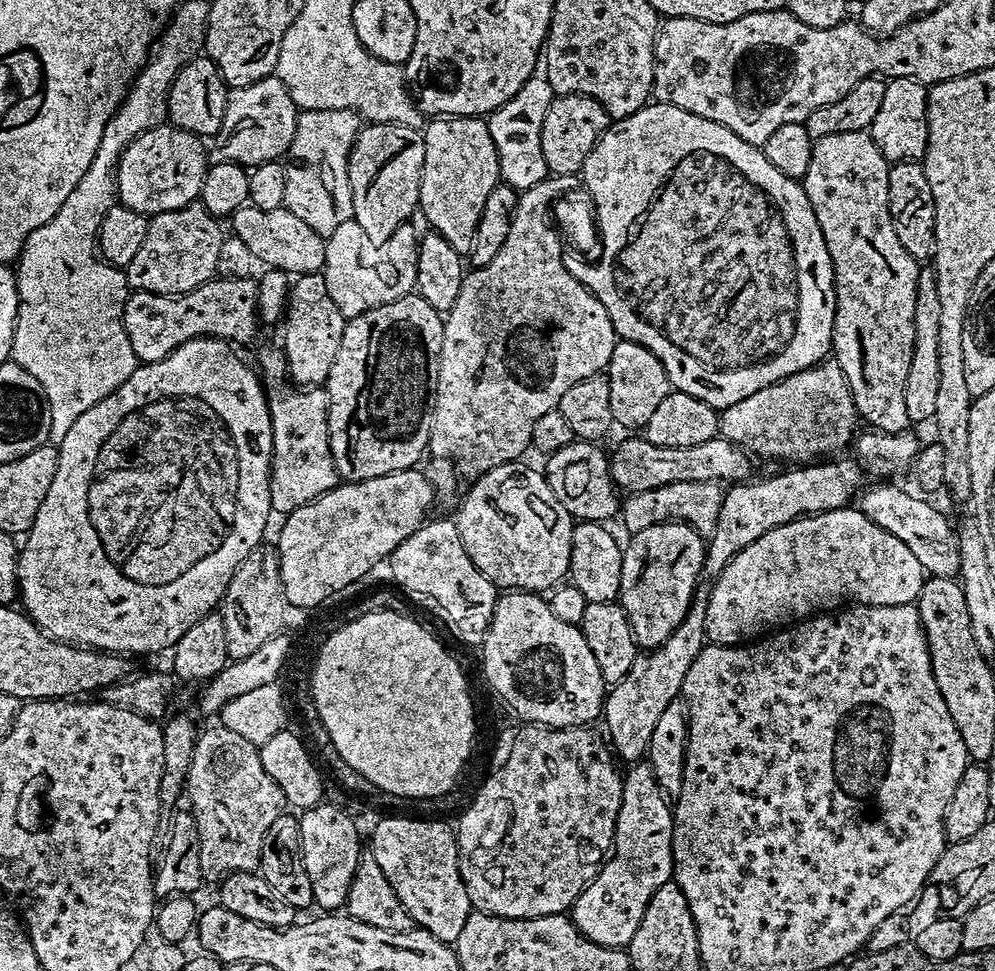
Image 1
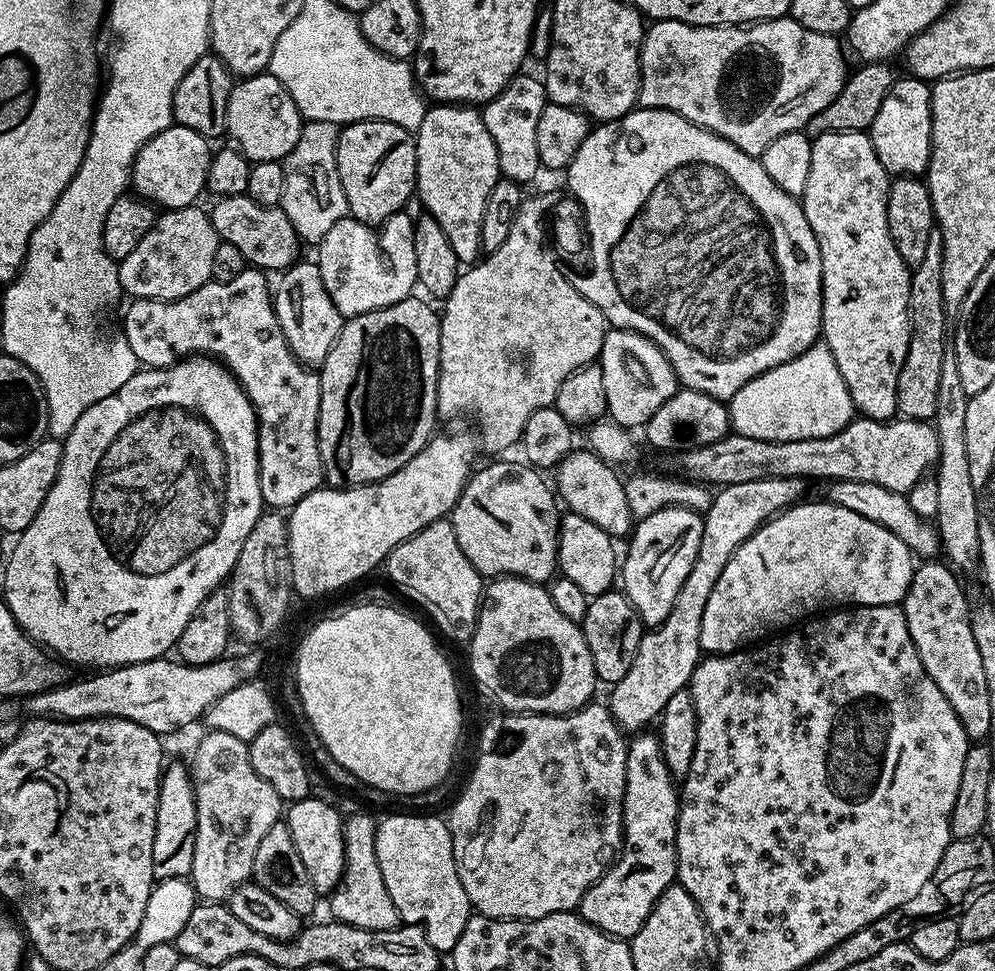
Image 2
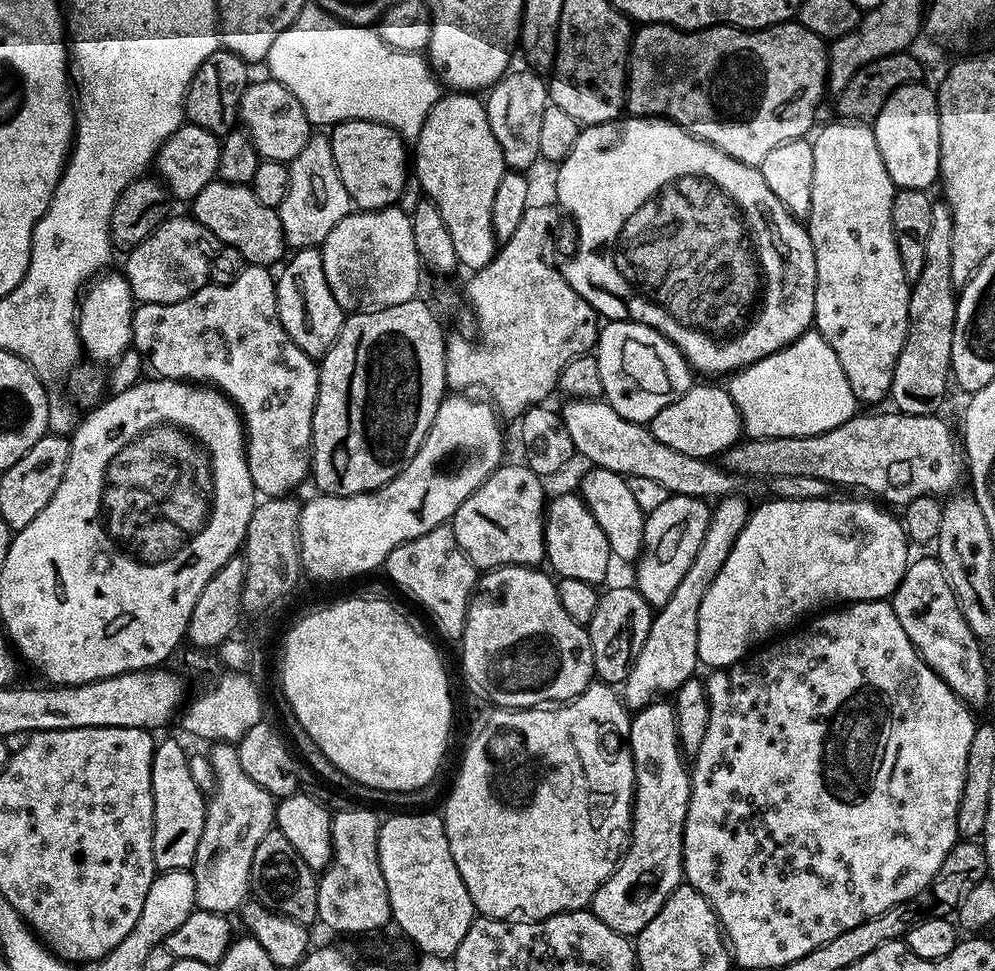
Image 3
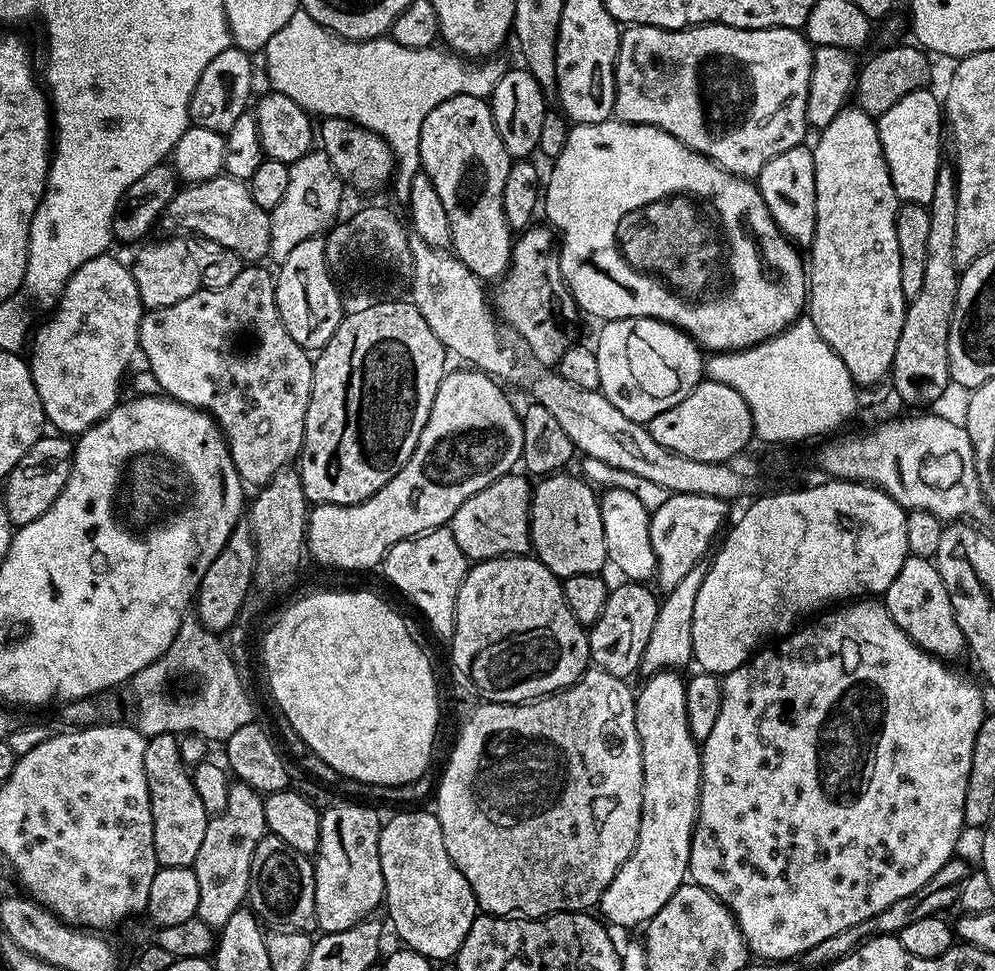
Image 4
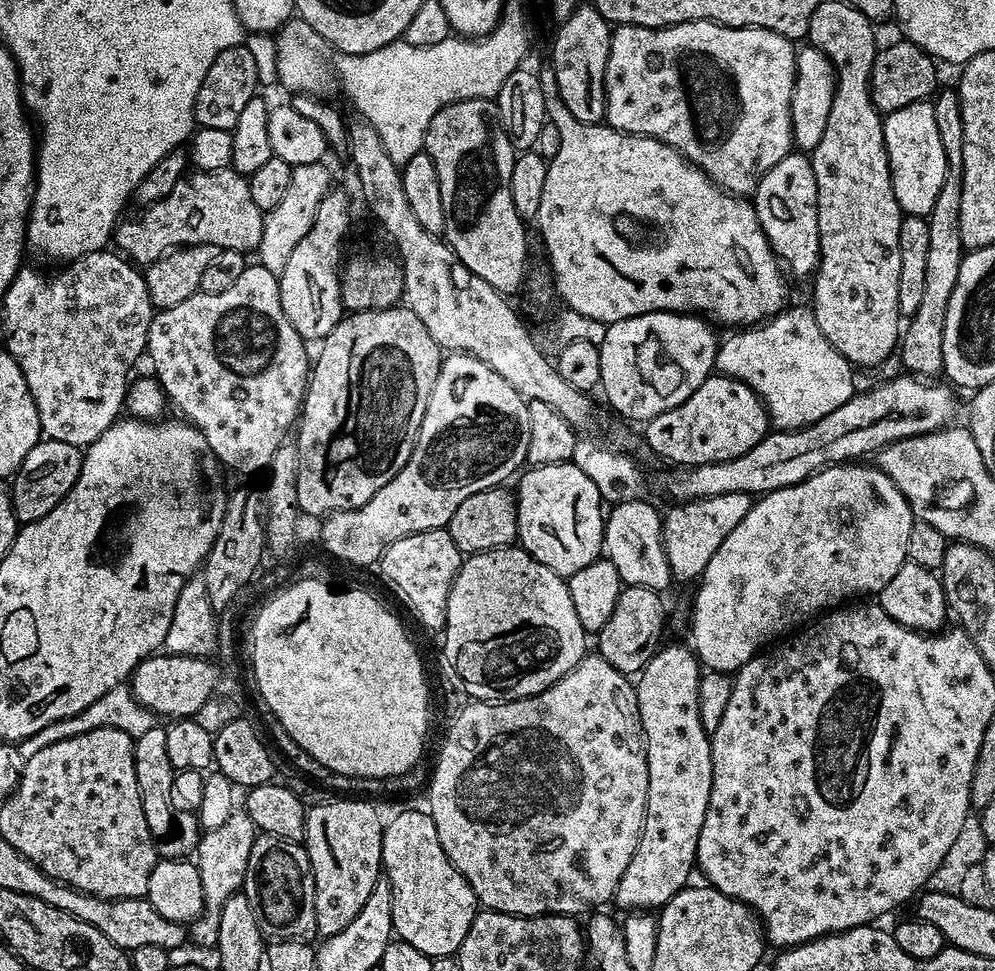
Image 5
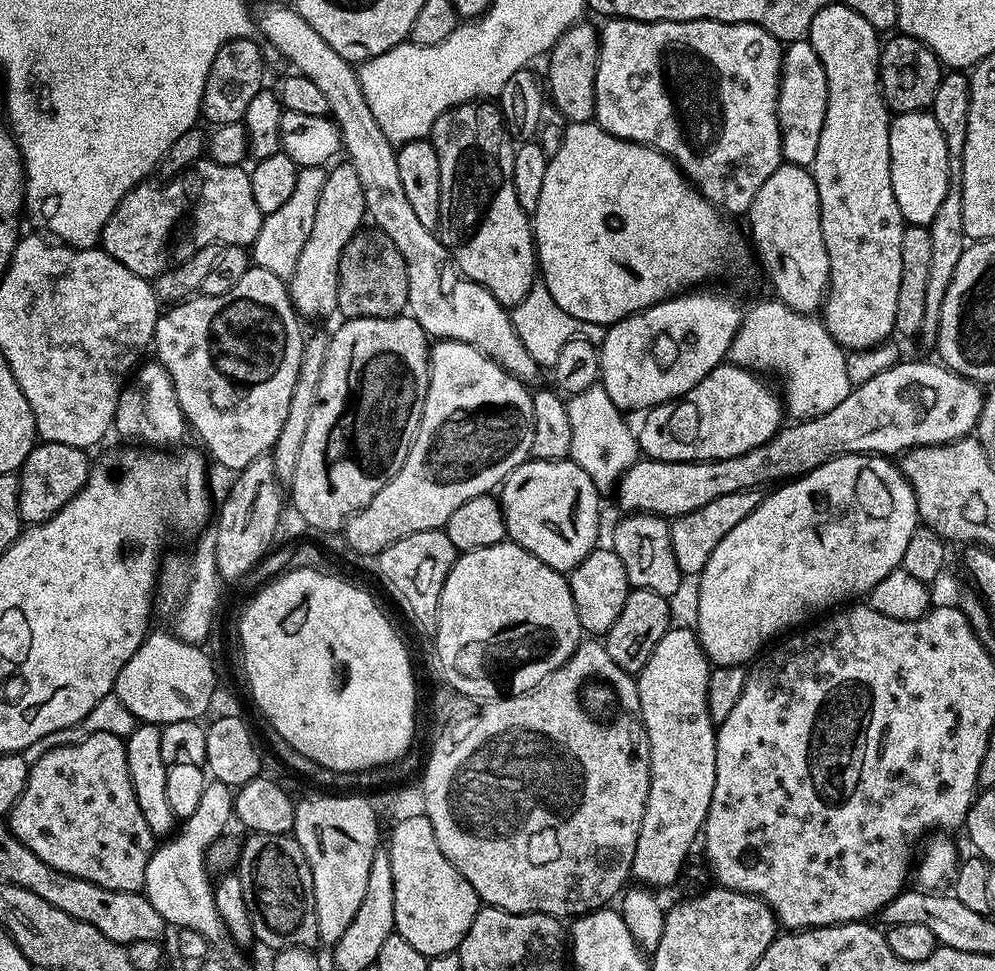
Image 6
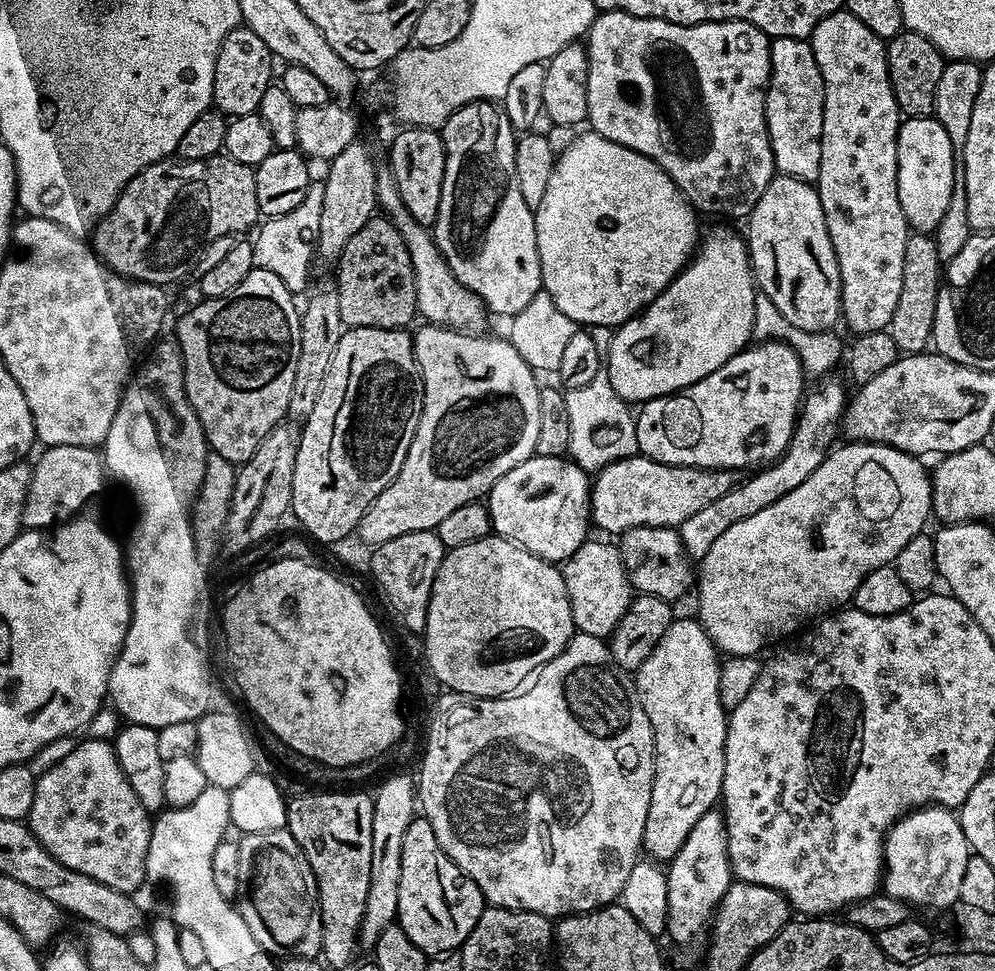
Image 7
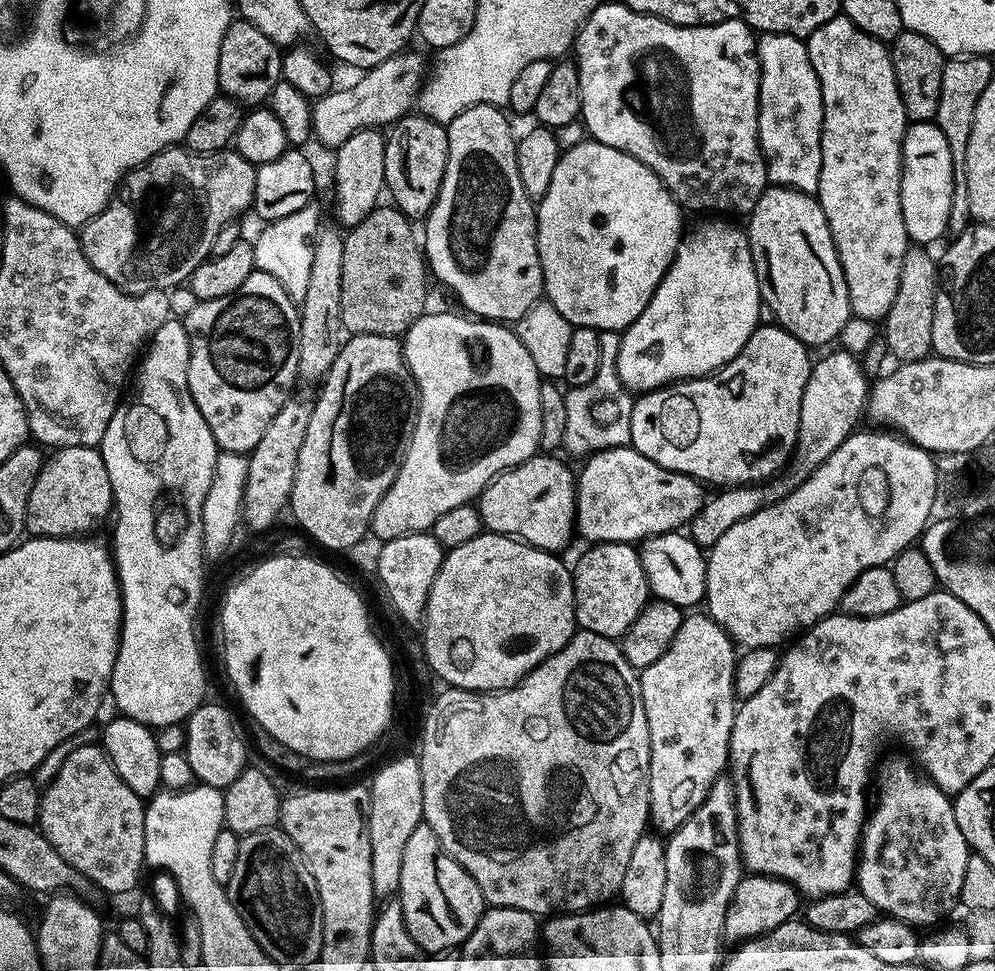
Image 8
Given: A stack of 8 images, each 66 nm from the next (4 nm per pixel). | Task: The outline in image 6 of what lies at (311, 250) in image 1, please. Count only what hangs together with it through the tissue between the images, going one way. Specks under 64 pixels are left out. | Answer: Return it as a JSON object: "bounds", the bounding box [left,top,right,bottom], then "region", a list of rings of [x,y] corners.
{"bounds":[99,158,265,281],"region":[[[208,158],[171,177],[165,188],[141,182],[124,195],[114,214],[110,214],[99,247],[110,258],[122,262],[126,270],[155,281],[169,268],[211,244],[250,246],[258,238],[265,217],[258,210],[258,202],[254,202],[251,181],[247,167],[222,166]]]}

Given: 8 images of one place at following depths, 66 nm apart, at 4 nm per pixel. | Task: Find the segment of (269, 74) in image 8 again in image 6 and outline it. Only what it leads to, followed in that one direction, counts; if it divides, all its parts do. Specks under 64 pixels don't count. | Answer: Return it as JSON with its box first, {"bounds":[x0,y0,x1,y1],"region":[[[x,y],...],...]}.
{"bounds":[200,36,265,126],"region":[[[247,36],[228,40],[220,47],[218,54],[214,54],[200,103],[203,119],[208,119],[212,126],[241,123],[246,114],[246,106],[250,106],[254,94],[265,87],[264,56],[256,42]]]}

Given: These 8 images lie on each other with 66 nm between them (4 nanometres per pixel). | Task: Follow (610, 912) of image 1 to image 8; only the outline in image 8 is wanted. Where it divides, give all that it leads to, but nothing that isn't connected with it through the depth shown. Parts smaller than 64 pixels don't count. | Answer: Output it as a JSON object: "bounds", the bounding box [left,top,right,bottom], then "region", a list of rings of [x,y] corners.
{"bounds":[639,610,738,833],"region":[[[696,610],[685,615],[666,654],[662,654],[658,662],[650,662],[650,666],[639,673],[642,706],[646,710],[646,722],[650,730],[648,819],[657,833],[677,832],[682,822],[686,822],[686,818],[690,818],[690,814],[702,806],[706,794],[710,794],[710,786],[714,786],[714,782],[721,779],[729,767],[728,747],[738,707],[734,690],[737,659],[737,645],[733,644],[726,630],[722,630],[722,626],[718,626],[718,622],[714,622],[707,611]]]}

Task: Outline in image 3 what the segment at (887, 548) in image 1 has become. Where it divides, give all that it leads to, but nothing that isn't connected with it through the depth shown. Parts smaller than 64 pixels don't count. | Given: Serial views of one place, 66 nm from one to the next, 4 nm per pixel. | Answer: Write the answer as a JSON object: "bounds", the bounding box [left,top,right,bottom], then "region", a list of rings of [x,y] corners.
{"bounds":[698,498,910,670],"region":[[[768,498],[757,503],[749,511],[748,521],[742,530],[742,534],[738,534],[738,538],[734,542],[722,570],[718,570],[718,578],[714,578],[714,582],[710,582],[710,590],[706,590],[706,598],[702,598],[702,606],[698,606],[698,658],[703,667],[708,667],[708,670],[728,668],[744,659],[753,650],[759,649],[765,642],[795,629],[805,618],[827,609],[829,606],[844,606],[857,600],[888,600],[892,593],[896,591],[898,582],[902,582],[904,571],[907,570],[910,563],[910,555],[908,556],[910,541],[907,534],[904,533],[903,523],[897,517],[895,520],[887,512],[887,510],[889,511],[887,507],[884,507],[884,509],[879,508],[876,504],[871,504],[871,502],[876,503],[871,499],[868,499],[869,501],[836,499],[773,500]]]}

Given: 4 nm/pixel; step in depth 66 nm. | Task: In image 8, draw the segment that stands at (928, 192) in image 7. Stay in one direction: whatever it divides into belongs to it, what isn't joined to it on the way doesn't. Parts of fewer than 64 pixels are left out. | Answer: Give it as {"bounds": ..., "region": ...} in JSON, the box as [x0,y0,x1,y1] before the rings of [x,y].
{"bounds":[900,122,954,246],"region":[[[935,122],[909,123],[902,142],[902,166],[900,201],[906,234],[913,245],[932,246],[948,232],[950,198],[954,194],[950,145]]]}

